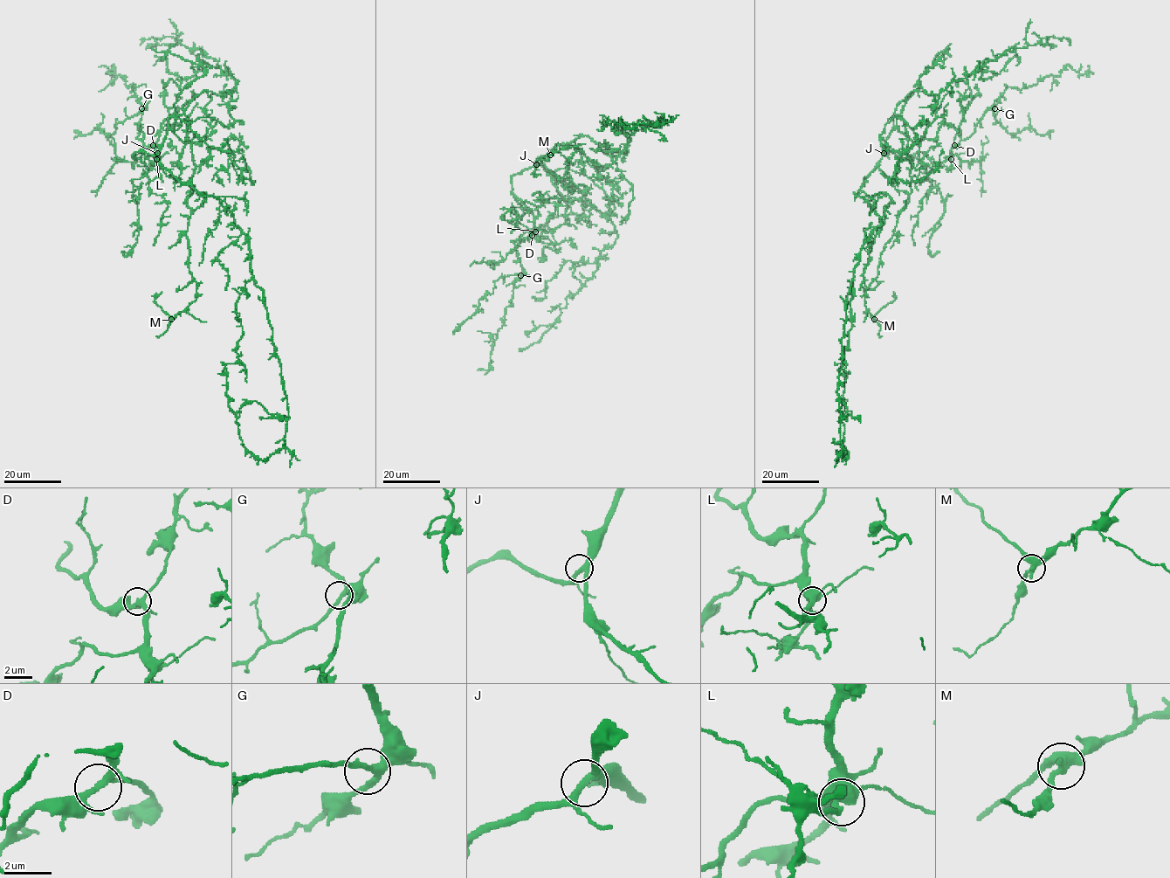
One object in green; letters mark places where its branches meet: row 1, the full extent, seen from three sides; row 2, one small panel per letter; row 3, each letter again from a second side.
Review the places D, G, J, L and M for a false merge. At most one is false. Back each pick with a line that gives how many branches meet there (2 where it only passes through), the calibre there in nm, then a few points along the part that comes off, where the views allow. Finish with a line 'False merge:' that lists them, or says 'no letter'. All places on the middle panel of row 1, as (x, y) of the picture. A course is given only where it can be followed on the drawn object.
False merge: no letter

